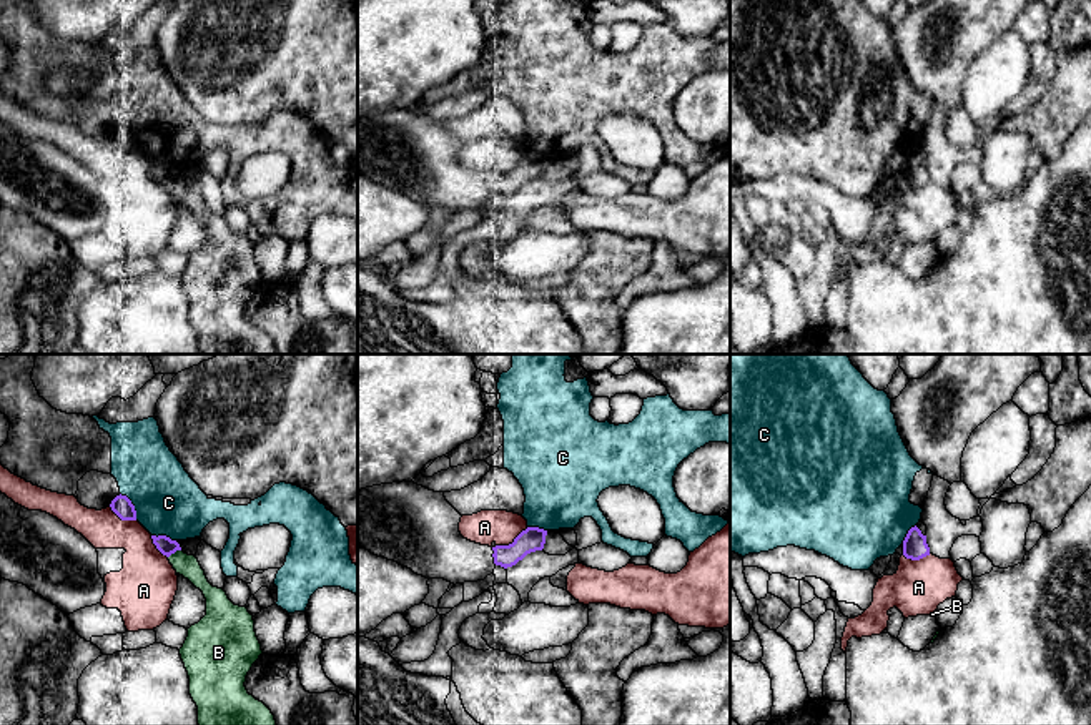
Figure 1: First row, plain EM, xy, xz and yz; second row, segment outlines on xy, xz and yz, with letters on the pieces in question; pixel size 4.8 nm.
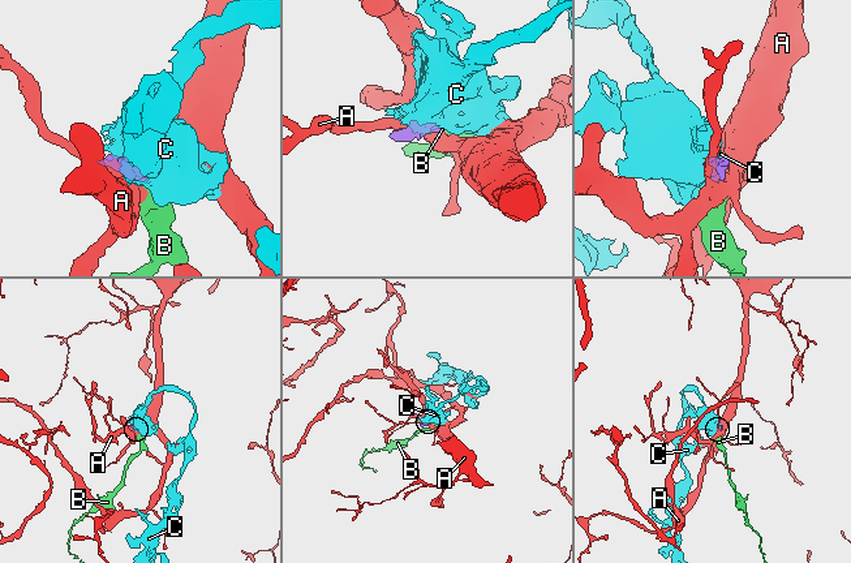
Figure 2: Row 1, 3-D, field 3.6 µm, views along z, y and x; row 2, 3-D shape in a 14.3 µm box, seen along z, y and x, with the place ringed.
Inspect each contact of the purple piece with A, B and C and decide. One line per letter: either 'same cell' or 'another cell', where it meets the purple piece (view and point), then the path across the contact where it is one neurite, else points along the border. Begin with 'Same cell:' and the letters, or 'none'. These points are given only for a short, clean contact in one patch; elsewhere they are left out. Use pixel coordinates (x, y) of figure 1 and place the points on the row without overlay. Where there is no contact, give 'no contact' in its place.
Same cell: B
A: another cell | xz (513, 170)
B: same cell | xy (173, 180) | across xy (163, 172), (173, 180), (187, 193)
C: another cell | xy (133, 133)

